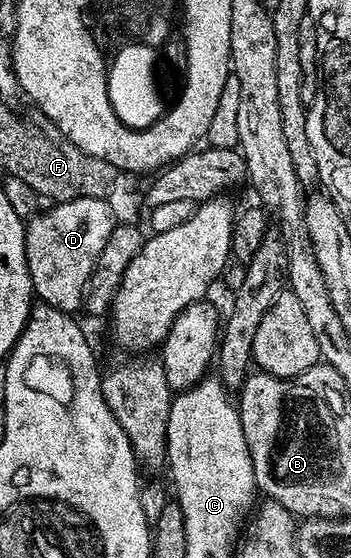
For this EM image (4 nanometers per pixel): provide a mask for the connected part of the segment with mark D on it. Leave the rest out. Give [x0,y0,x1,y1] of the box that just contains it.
[25,198,117,313]

